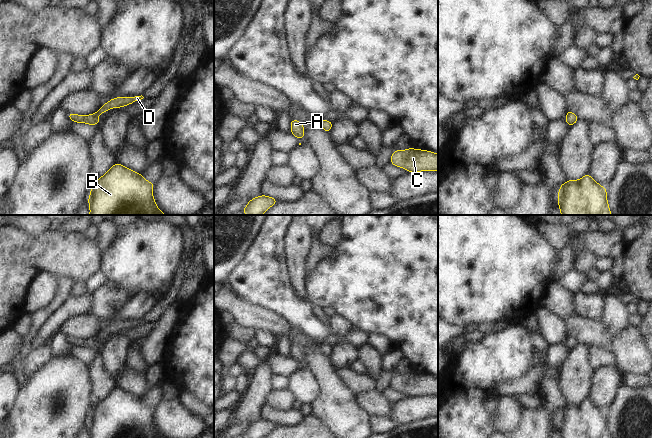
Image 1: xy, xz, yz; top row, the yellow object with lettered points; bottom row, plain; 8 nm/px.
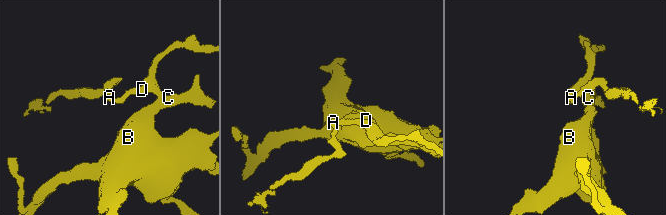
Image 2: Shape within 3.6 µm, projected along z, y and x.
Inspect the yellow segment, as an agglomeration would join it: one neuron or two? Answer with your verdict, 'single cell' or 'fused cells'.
single cell

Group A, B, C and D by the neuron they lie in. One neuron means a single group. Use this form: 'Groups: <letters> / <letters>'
Groups: A B C D

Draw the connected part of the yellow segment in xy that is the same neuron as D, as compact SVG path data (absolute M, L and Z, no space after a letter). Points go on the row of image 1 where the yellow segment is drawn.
M135 96L135 97L115 97L112 100L107 101L101 108L97 109L94 114L89 115L78 115L74 113L67 113L67 117L71 119L74 123L86 123L88 125L99 125L100 120L98 118L99 114L104 114L111 108L121 108L127 105L130 105L134 102L137 102L144 97Z

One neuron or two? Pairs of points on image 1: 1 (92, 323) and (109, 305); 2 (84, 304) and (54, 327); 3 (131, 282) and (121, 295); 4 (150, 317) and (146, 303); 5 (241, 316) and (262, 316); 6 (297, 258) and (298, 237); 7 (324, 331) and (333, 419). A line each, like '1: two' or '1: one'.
1: two
2: one
3: two
4: two
5: one
6: one
7: two

